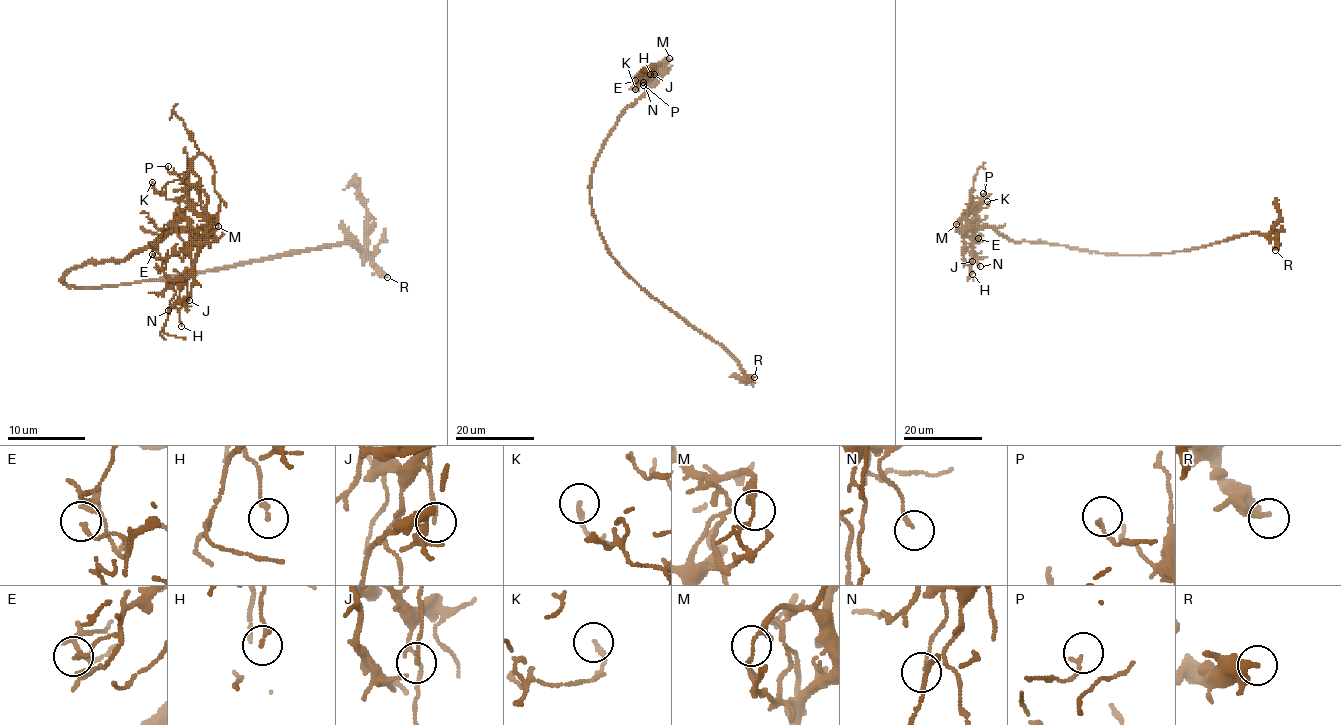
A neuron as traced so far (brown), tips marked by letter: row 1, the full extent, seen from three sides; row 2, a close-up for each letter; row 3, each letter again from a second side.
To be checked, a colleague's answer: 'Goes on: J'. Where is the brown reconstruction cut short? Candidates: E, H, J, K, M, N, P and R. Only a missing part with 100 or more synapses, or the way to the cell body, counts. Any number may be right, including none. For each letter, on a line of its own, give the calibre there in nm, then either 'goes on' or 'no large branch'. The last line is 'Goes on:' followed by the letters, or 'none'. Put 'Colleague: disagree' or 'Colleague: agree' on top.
Colleague: disagree
E: 140 nm | no large branch
H: 180 nm | no large branch
J: 120 nm | no large branch
K: 170 nm | no large branch
M: 180 nm | no large branch
N: 120 nm | no large branch
P: 130 nm | no large branch
R: 300 nm | no large branch
Goes on: none

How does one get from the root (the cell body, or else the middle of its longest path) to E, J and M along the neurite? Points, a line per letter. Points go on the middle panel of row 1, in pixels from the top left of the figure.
E: (597, 221), (590, 197), (594, 162), (617, 118), (655, 83), (663, 72), (662, 67), (653, 65), (635, 80)
J: (597, 221), (590, 197), (594, 162), (617, 118), (662, 74), (660, 65), (654, 74)
M: (597, 221), (591, 203), (590, 181), (603, 142), (617, 118), (659, 78), (669, 58)

